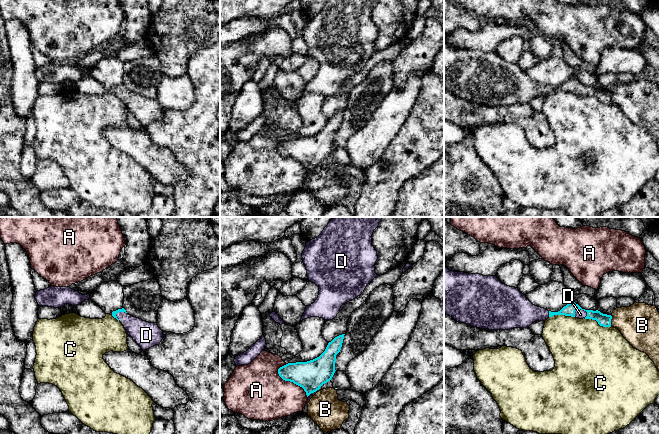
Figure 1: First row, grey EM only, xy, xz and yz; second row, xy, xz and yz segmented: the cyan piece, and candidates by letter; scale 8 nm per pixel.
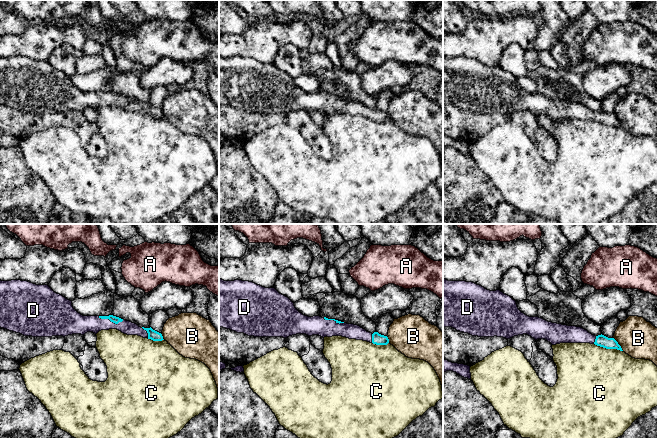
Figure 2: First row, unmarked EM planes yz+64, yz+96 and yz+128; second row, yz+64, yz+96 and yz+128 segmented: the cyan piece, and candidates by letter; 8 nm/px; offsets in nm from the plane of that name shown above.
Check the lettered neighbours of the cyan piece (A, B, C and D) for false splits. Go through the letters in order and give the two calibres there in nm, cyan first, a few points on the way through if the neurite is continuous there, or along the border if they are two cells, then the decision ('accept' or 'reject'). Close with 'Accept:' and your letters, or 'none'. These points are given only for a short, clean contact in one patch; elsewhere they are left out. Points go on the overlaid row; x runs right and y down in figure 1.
A: 240 nm thick on the cyan side, 400 nm on the other; reject
B: 100 nm thick on the cyan side, 320 nm on the other; reject
C: 100 nm thick on the cyan side, 460 nm on the other; reject
D: 100 nm thick on the cyan side, 80 nm on the other; accept
Accept: D

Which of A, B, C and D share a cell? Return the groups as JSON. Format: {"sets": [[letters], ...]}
{"sets": [["A"], ["B"], ["C"], ["D"]]}

